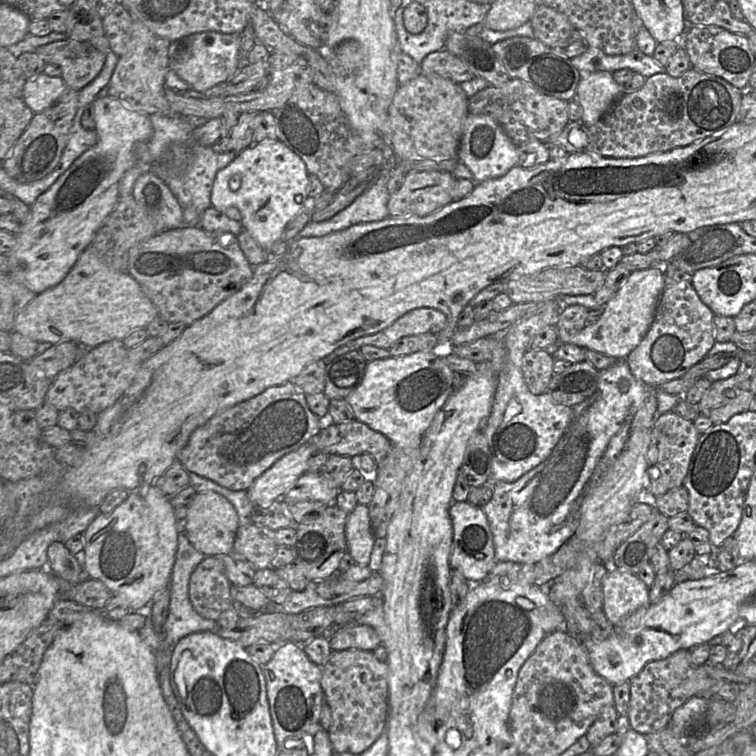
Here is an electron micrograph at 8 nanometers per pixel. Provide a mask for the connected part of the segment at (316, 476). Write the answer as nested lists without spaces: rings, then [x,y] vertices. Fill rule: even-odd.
[[[319,472],[303,474],[282,497],[285,502],[318,501],[326,506],[335,505],[335,500],[341,492]]]

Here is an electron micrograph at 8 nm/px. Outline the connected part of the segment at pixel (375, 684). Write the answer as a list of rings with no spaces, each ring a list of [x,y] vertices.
[[[347,649],[331,651],[326,664],[321,667],[321,686],[324,700],[331,709],[332,724],[329,738],[334,752],[360,754],[368,749],[386,730],[388,719],[388,665],[380,662],[372,652]]]

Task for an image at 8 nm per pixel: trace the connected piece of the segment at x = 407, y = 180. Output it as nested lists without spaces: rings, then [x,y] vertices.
[[[411,171],[405,175],[402,186],[390,194],[388,217],[426,216],[454,201],[456,178],[447,171]]]

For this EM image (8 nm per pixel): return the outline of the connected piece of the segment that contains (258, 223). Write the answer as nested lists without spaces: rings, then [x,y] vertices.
[[[264,140],[253,143],[238,153],[236,158],[225,168],[218,171],[211,192],[211,206],[225,212],[229,207],[236,207],[241,214],[241,224],[264,249],[270,248],[282,239],[287,224],[305,208],[309,197],[311,182],[304,161],[280,140]]]

